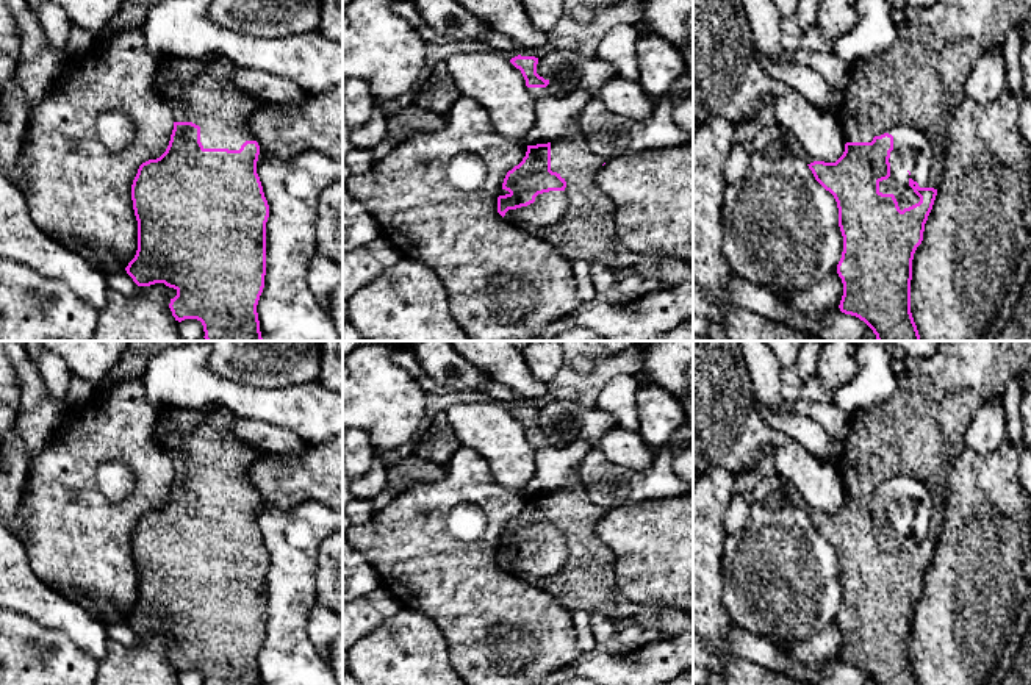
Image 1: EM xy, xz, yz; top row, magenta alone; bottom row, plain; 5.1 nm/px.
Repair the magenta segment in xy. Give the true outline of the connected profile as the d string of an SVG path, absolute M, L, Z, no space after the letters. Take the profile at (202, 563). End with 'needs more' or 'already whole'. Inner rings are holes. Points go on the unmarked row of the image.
M221 405L158 410L155 438L174 464L174 480L166 502L142 513L131 535L138 601L125 621L138 637L164 633L174 638L172 666L178 672L200 671L205 685L261 685L257 655L264 638L269 555L257 524L260 496L247 475L250 457L233 433L235 421L236 416Z; needs more

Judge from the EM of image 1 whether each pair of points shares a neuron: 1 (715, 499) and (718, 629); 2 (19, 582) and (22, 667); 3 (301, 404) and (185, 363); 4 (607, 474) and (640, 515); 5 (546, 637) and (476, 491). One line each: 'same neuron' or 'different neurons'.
1: same neuron
2: different neurons
3: same neuron
4: different neurons
5: same neuron

